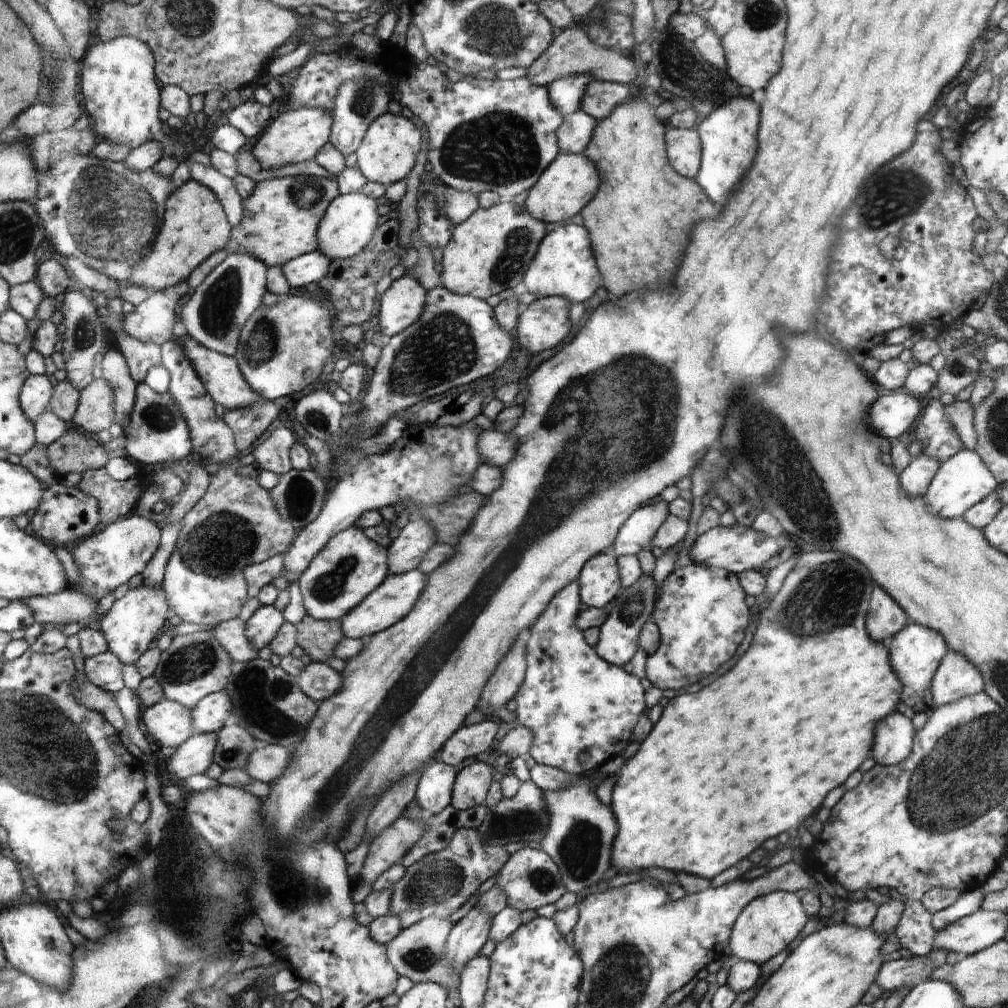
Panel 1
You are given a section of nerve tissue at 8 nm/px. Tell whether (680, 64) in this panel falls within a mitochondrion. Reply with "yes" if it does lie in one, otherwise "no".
yes

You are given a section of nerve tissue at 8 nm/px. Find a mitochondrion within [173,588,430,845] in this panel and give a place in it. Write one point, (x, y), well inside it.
(252, 678)

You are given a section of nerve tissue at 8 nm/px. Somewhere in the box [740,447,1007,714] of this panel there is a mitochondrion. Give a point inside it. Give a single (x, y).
(829, 599)

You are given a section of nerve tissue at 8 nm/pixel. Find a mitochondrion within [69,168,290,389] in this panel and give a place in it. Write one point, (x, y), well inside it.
(217, 310)

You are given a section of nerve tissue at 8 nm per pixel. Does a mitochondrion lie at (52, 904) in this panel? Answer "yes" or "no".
no

